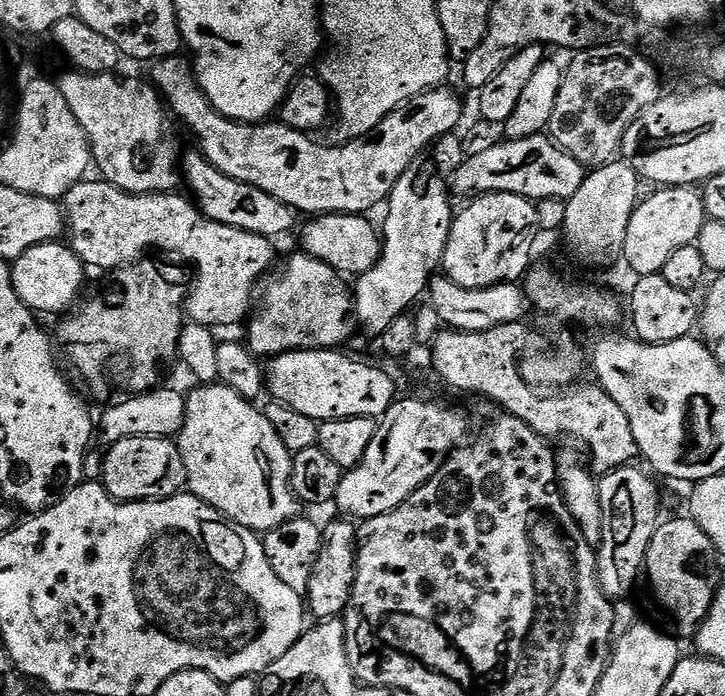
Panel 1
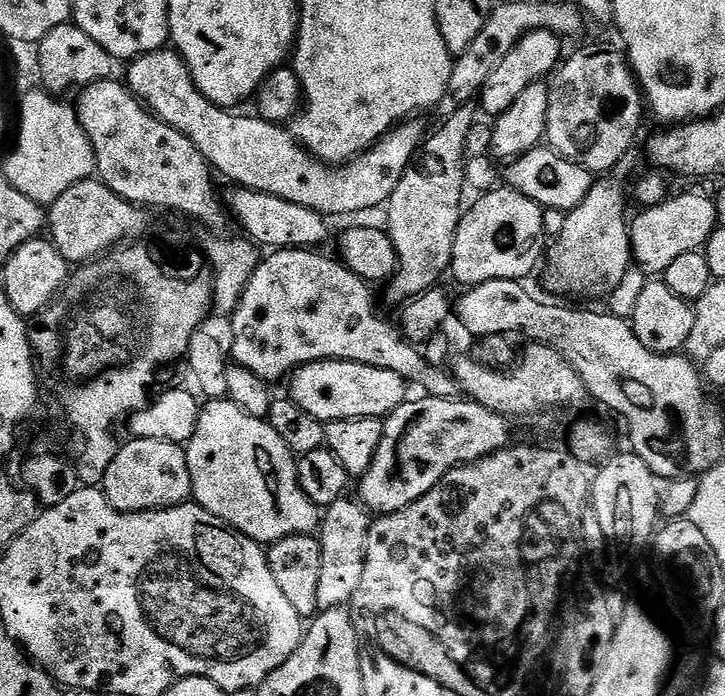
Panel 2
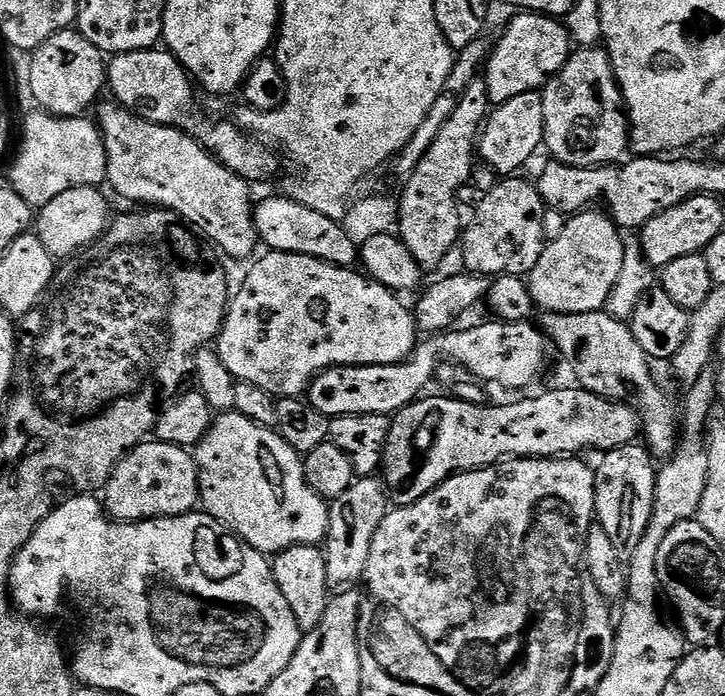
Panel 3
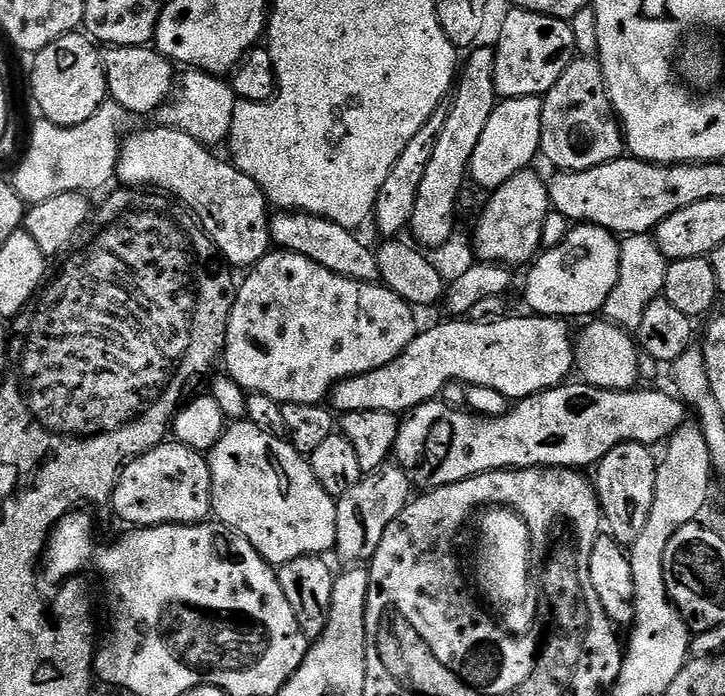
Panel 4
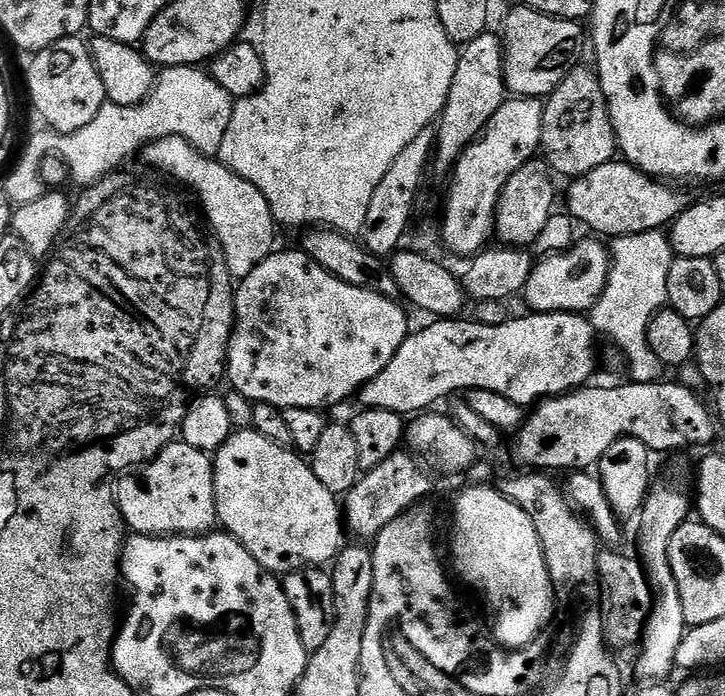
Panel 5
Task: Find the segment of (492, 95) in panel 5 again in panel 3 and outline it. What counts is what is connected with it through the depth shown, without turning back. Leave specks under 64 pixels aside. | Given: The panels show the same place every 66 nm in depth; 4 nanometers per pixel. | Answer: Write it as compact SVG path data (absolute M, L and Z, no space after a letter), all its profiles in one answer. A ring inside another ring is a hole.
M477 78L466 86L466 92L462 94L454 108L454 112L447 118L446 124L438 132L433 145L426 150L425 157L418 162L418 166L412 175L403 182L404 193L398 196L399 221L398 235L400 241L410 250L410 254L420 264L421 269L436 270L442 258L449 254L450 250L458 244L462 236L462 220L460 224L460 208L456 205L456 191L472 176L472 156L478 152L478 137L490 115L488 91L483 78Z

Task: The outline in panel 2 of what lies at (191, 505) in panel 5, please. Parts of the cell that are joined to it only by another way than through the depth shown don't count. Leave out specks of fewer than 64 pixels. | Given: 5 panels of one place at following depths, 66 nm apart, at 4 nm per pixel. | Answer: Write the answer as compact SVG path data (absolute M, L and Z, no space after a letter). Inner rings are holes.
M132 438L127 442L129 444L121 443L117 447L114 462L110 462L102 481L104 496L110 502L110 506L114 506L116 512L149 512L155 508L173 508L185 503L191 497L188 453L181 445L158 438Z

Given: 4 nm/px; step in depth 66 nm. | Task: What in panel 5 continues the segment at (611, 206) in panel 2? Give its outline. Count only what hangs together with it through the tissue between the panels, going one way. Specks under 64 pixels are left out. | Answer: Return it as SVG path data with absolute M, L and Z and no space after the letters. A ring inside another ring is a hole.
M586 236L576 241L567 251L553 253L533 265L530 278L522 293L522 300L531 307L533 313L591 311L601 297L608 281L611 257L603 241Z

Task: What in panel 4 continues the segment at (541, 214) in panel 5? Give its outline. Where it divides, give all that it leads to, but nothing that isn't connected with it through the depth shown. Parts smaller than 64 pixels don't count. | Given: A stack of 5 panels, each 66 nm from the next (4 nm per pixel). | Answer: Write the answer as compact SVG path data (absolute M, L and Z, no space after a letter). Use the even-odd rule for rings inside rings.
M531 167L524 168L489 195L492 197L474 233L475 255L481 261L505 266L527 265L541 251L542 222L546 222L546 214L550 210L548 186L545 177L532 171Z

